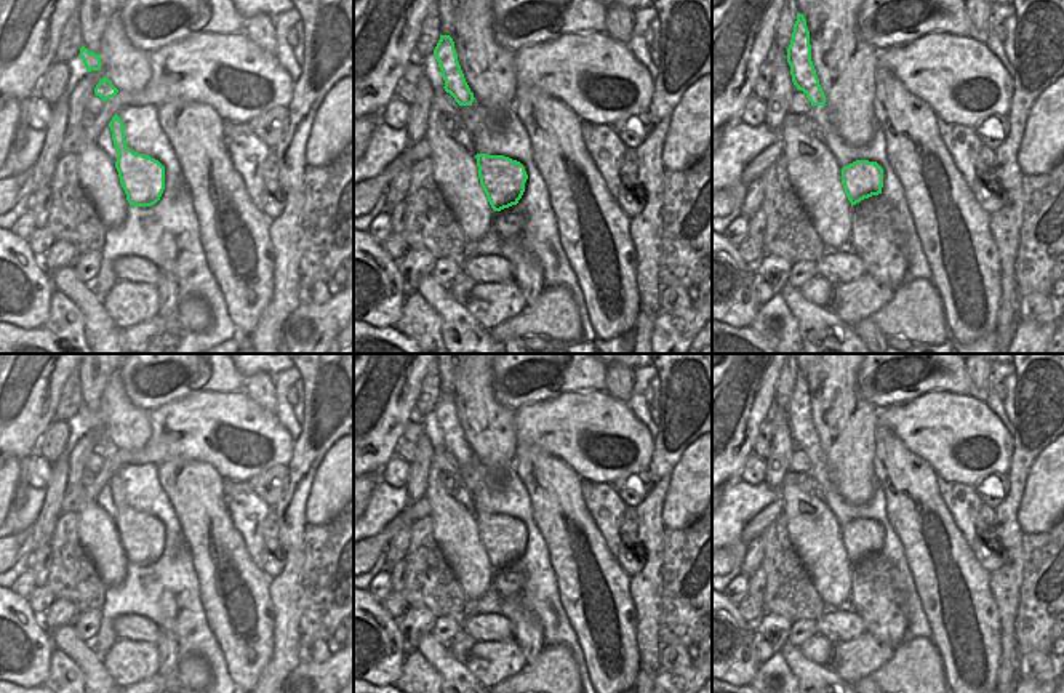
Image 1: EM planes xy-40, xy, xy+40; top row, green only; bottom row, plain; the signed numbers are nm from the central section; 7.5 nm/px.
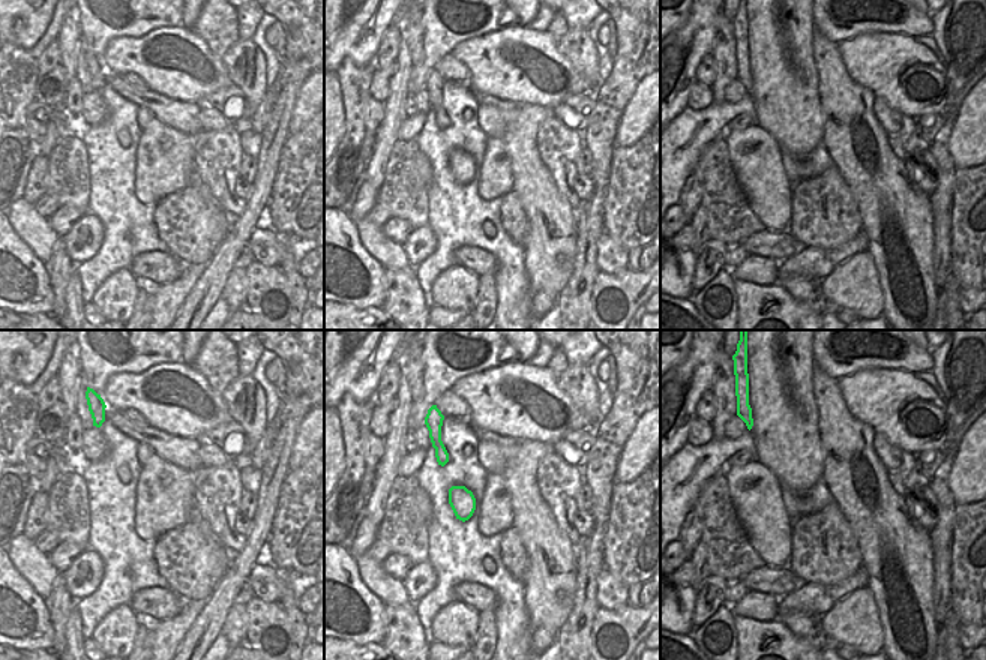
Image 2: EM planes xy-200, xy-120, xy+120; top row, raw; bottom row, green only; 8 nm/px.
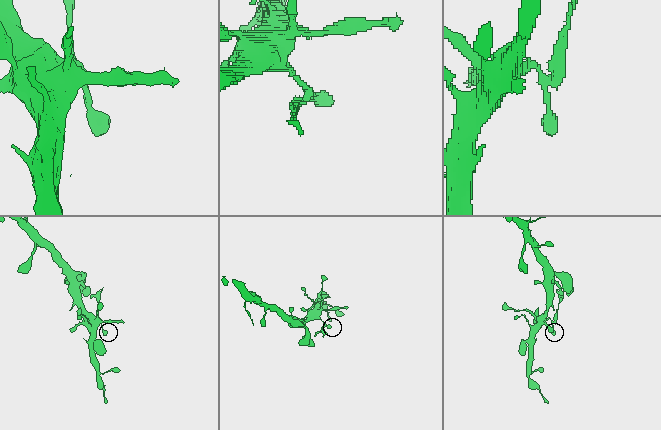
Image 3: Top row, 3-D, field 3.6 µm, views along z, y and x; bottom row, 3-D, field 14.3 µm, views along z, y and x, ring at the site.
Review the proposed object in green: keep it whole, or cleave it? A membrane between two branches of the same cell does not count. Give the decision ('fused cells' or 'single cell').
fused cells

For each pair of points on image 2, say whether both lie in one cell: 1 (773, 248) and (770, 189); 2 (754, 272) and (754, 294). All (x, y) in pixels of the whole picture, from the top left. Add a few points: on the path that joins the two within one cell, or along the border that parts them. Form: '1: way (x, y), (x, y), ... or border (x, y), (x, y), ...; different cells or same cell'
1: border (766, 227), (784, 231); different cells
2: border (734, 279), (760, 285), (776, 282); different cells

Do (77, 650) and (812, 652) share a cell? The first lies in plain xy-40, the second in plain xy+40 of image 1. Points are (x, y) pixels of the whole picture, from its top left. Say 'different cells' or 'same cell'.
different cells

